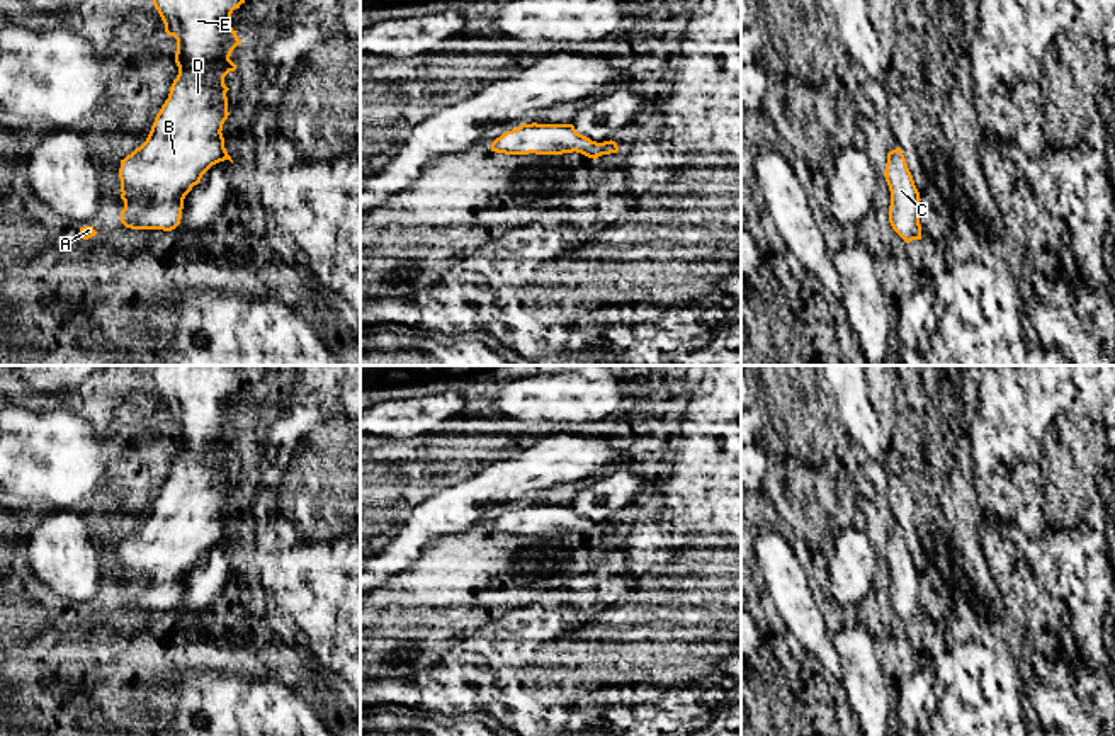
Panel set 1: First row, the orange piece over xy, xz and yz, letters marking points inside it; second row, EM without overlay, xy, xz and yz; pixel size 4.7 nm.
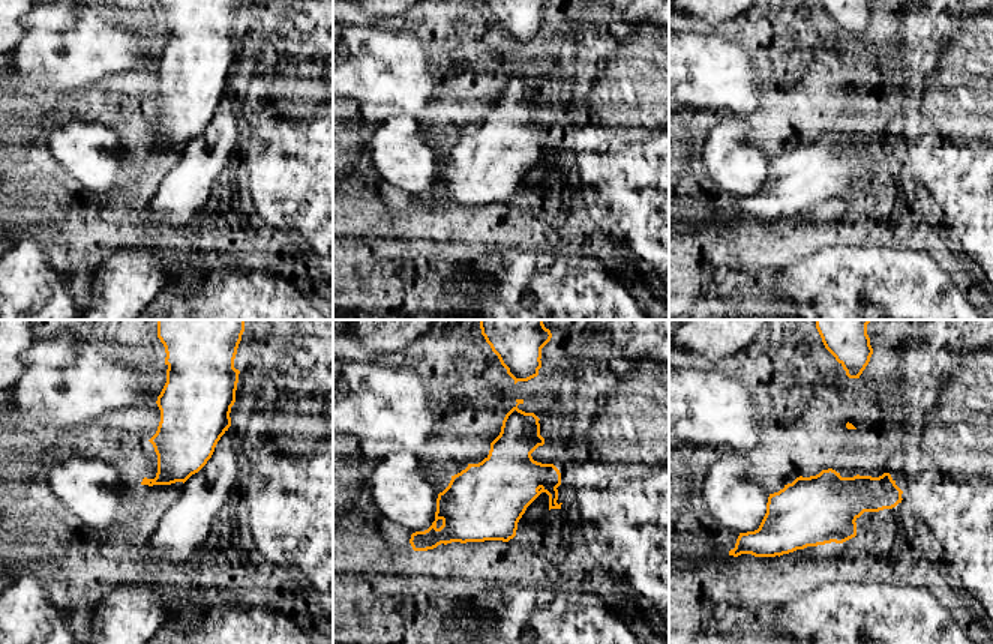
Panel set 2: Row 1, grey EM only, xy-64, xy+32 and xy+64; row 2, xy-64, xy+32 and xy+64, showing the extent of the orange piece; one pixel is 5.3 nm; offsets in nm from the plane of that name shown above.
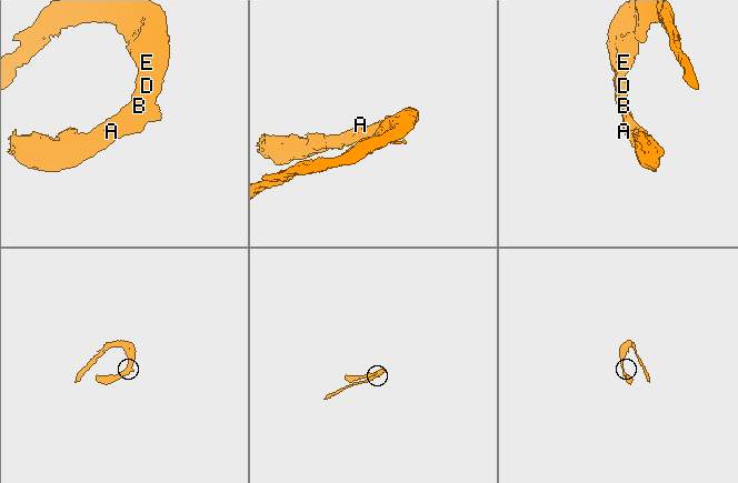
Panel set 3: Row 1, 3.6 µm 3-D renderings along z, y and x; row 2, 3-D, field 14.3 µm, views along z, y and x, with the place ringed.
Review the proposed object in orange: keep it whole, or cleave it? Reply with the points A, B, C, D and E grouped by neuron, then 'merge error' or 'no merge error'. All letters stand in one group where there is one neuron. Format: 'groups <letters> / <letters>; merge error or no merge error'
groups A B C D E; no merge error

